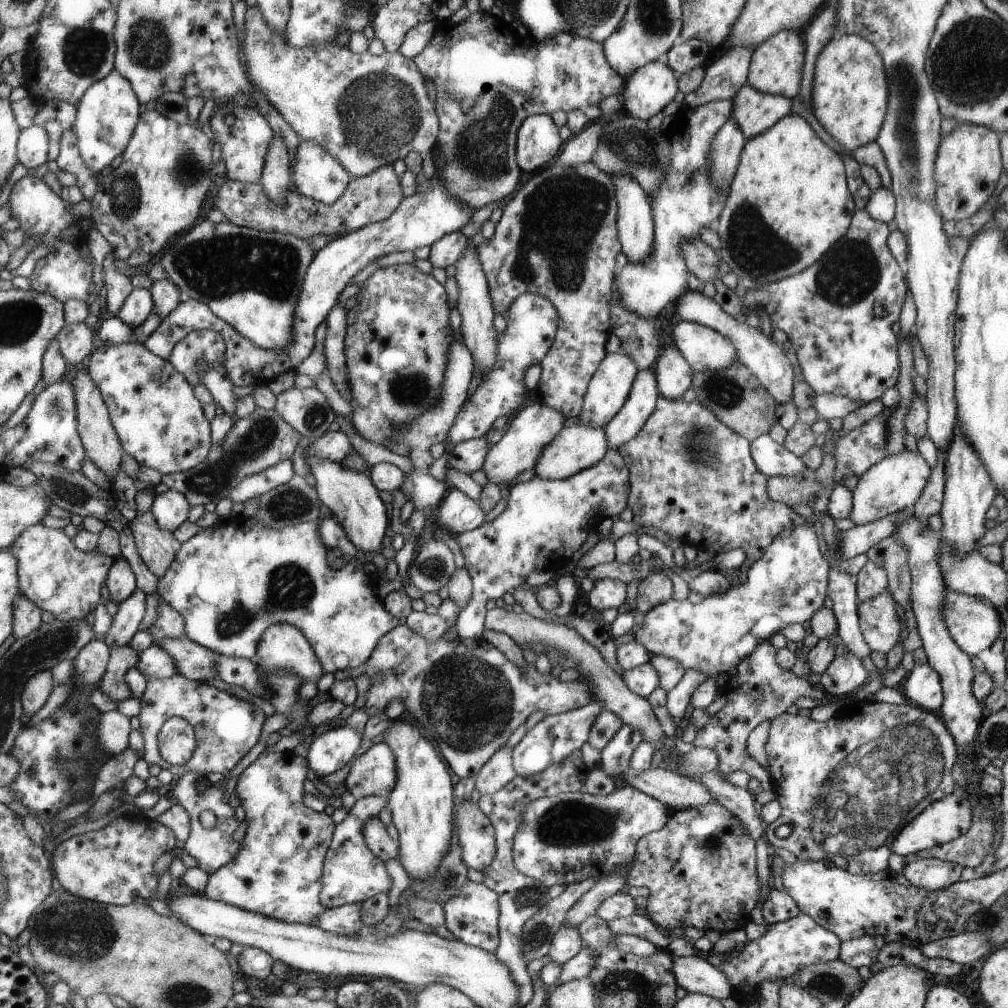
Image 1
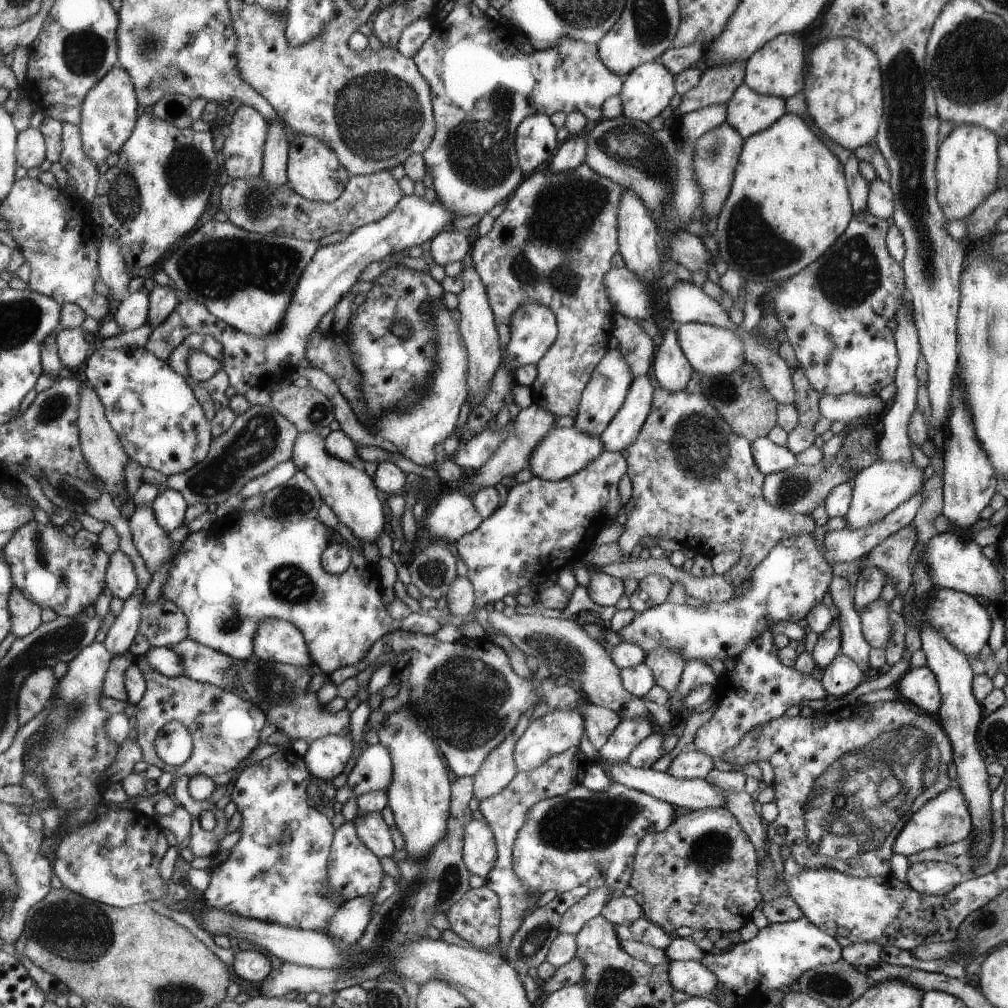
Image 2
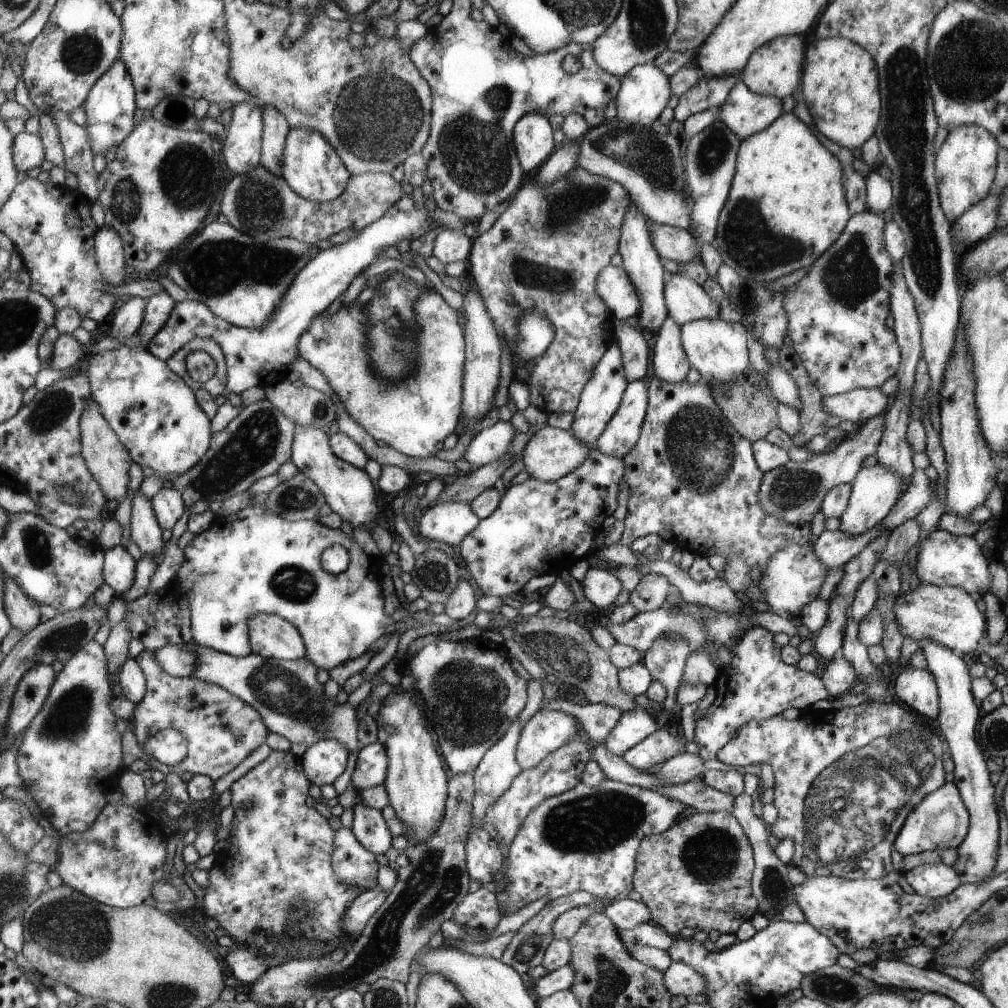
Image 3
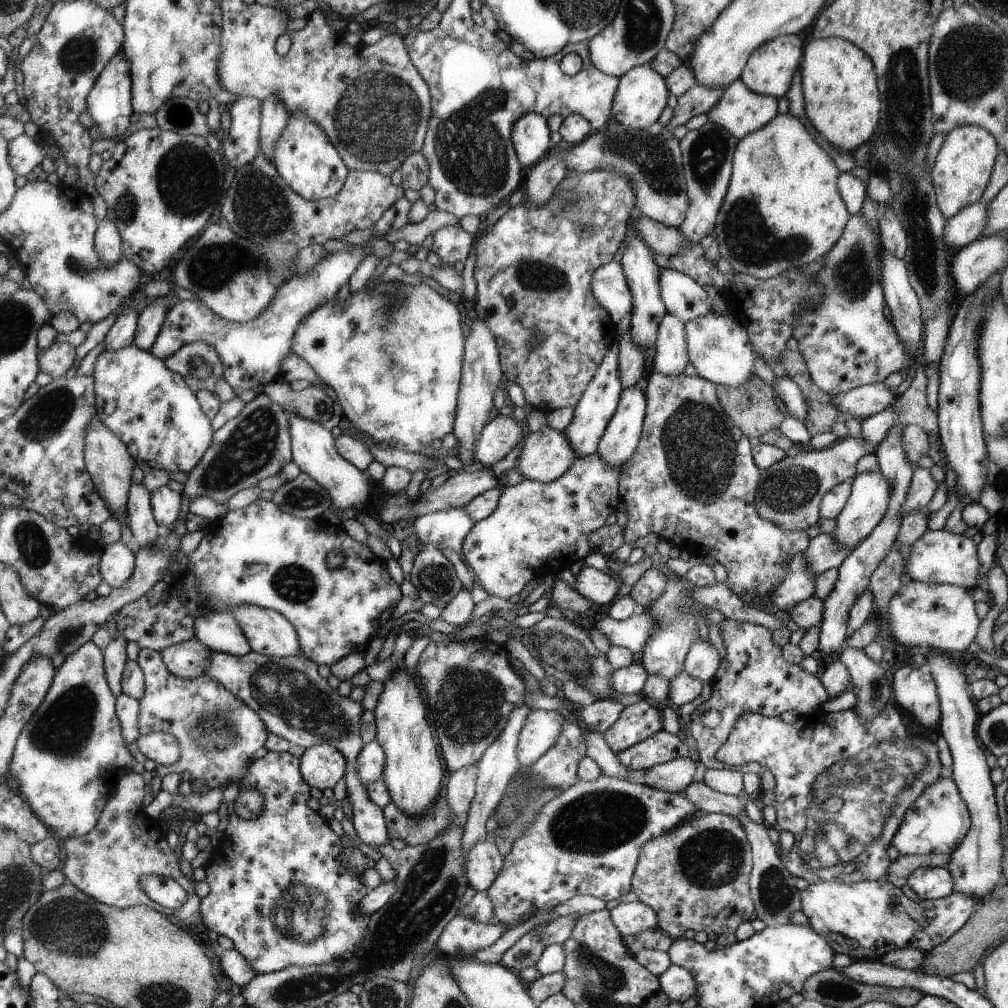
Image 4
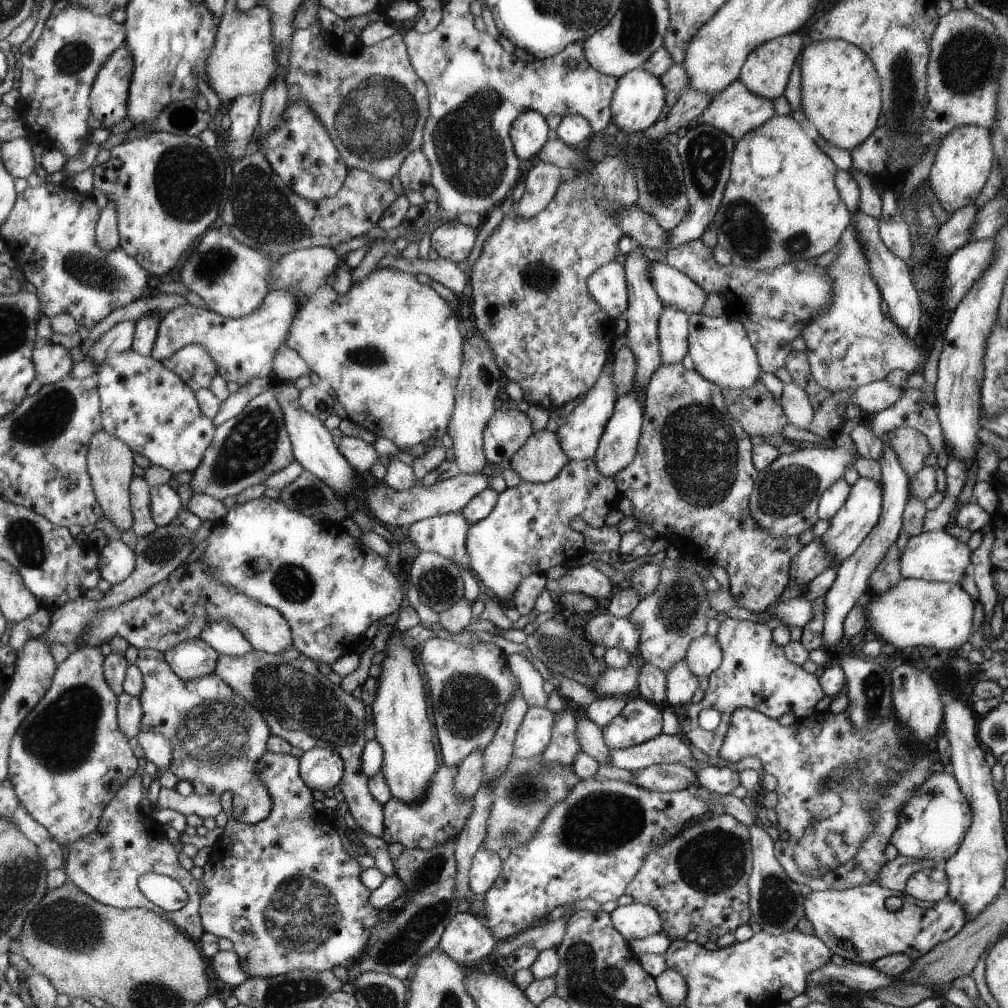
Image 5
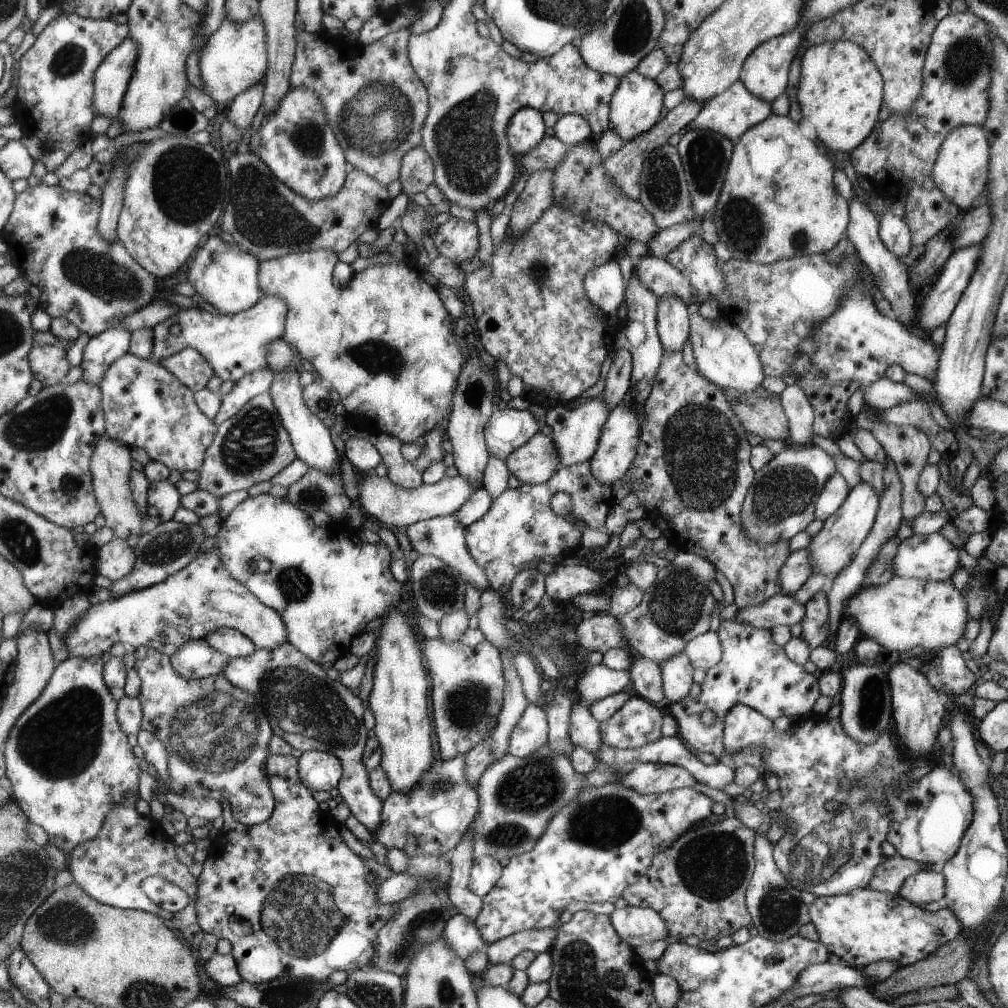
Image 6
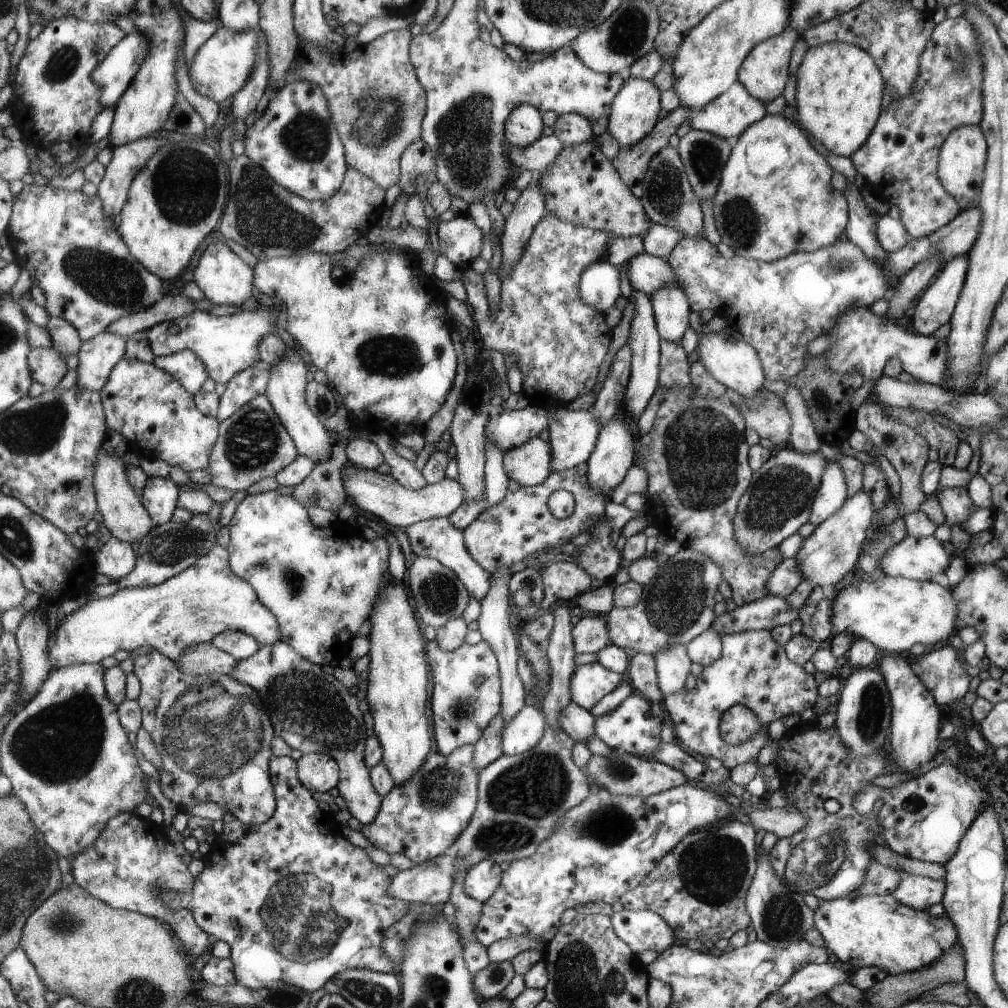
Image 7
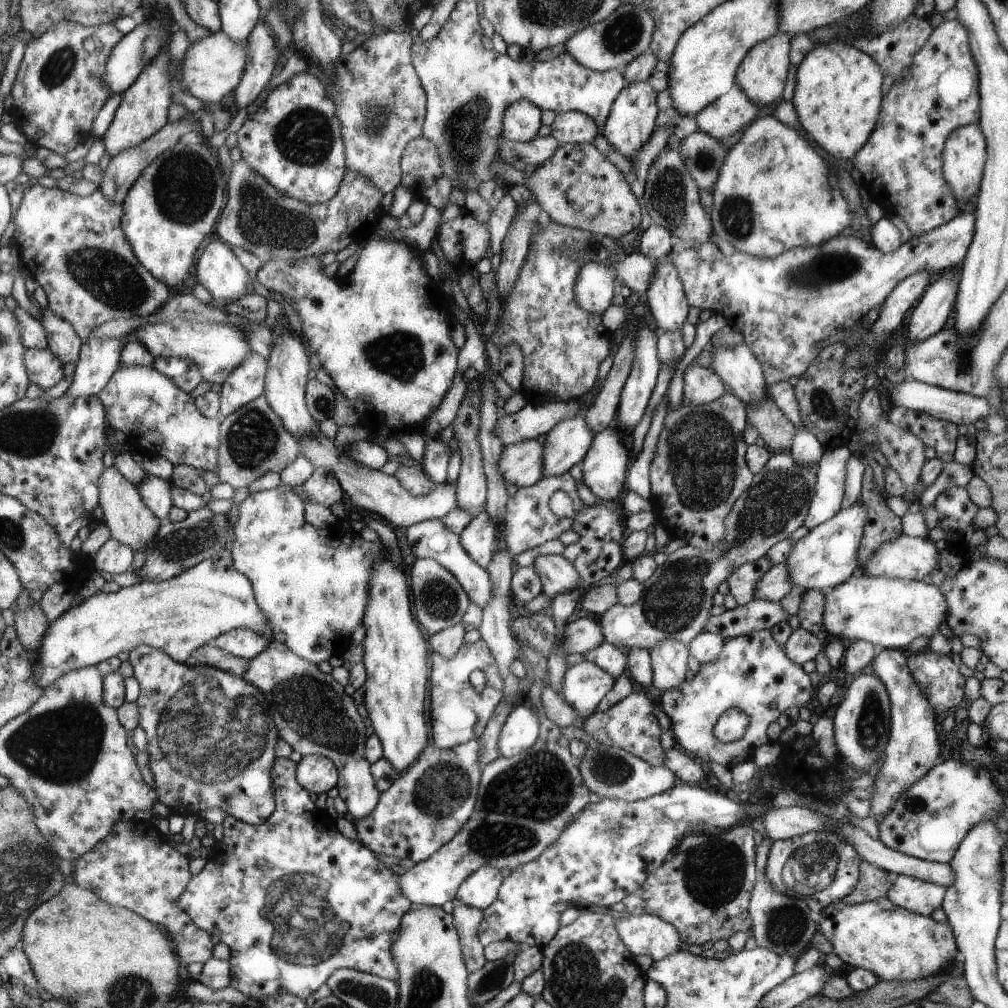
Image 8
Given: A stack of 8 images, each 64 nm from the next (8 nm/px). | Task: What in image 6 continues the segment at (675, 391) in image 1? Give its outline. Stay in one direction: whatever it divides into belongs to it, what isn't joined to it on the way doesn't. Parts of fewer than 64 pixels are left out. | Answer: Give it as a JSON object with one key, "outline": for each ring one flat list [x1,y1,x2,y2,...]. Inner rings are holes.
{"outline":[[659,296,659,337,666,352,682,351,689,339,692,308,674,296]]}

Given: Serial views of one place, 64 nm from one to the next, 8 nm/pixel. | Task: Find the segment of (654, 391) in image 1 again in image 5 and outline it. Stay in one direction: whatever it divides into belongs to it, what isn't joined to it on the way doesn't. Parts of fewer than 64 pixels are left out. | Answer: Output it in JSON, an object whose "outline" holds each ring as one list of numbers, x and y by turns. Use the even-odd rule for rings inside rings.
{"outline":[[627,392,624,396,617,398,617,404,614,414,610,416,608,424,606,424,604,432,599,440,599,445,594,456,596,466,600,470,602,476,610,476,614,478,626,466,630,466,635,460,636,451,639,446,639,438,643,432,644,405,641,394]]}

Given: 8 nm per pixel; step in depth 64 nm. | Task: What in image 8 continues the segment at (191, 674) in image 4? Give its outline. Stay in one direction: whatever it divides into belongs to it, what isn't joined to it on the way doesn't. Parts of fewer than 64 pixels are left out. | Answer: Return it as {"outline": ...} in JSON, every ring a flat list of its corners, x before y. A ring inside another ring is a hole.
{"outline":[[206,644,194,650,185,663,192,668,194,666,212,666,212,668,220,668,224,672,242,676,248,670,248,661,246,658,224,652,212,644]]}

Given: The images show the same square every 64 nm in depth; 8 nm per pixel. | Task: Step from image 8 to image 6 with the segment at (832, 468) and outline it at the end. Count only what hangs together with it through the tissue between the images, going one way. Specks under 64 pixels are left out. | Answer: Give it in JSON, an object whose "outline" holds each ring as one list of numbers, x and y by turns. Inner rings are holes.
{"outline":[[834,472,828,482,824,484,823,492,819,494,818,501,814,508,815,520,824,522,830,518,848,496,851,488,848,486,846,479,840,472]]}

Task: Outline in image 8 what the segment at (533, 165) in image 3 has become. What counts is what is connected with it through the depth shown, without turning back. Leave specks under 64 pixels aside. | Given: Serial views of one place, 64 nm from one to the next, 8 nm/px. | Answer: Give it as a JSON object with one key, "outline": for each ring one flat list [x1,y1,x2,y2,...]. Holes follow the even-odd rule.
{"outline":[[520,100,508,106,503,117,502,137,512,142,528,142,543,125,543,111,535,103]]}

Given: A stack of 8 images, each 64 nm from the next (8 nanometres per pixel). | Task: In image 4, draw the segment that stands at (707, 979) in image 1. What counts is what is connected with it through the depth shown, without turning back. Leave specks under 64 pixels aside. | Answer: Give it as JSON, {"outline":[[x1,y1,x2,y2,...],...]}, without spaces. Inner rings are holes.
{"outline":[[671,964,660,976,660,988,673,1001,690,1004,692,994,696,990,696,982,690,972]]}

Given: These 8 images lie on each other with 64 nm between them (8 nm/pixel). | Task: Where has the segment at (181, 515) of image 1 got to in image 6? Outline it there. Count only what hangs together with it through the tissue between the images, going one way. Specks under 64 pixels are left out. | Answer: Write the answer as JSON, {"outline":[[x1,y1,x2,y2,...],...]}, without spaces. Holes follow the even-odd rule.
{"outline":[[170,480,150,481,146,498,148,522,145,529,149,531,159,524,171,521,180,507,180,500,180,492]]}

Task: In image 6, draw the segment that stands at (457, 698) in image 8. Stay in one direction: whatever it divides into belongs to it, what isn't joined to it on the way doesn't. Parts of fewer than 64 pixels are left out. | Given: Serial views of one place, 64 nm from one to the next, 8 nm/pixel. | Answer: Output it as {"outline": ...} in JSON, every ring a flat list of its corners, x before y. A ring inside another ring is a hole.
{"outline":[[440,637,424,641,424,662,428,664,428,674,432,682,432,718,435,718,437,746,440,749,442,760,452,760,456,754,469,752,480,742,490,737,503,710,504,678,503,659,500,650,488,640,476,646,464,645,462,642,448,644]]}

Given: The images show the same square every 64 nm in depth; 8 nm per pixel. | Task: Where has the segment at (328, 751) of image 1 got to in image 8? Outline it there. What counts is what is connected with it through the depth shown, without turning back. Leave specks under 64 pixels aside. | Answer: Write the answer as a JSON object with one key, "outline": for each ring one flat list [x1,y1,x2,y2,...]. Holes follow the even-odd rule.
{"outline":[[308,754,302,757,297,766,300,786,308,792,320,795,338,785,339,769,332,759]]}

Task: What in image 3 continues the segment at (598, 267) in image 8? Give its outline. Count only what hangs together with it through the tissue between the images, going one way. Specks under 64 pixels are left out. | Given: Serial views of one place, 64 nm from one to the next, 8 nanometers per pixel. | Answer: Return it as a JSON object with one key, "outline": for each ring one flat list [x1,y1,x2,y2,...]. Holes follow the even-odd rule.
{"outline":[[606,266,596,278,596,292,604,304,614,312,617,321,640,314,640,298,636,286,628,278,627,270,620,266]]}

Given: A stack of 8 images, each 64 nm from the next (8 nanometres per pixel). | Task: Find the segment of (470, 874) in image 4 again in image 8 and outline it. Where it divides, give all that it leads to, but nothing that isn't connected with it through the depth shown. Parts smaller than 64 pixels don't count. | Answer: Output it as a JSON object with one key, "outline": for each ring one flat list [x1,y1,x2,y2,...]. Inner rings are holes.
{"outline":[[482,866,480,870,476,870,460,884,455,898,462,900,464,904,468,904,472,908,486,910,499,896,499,888,503,884,503,880,502,872,498,868]]}

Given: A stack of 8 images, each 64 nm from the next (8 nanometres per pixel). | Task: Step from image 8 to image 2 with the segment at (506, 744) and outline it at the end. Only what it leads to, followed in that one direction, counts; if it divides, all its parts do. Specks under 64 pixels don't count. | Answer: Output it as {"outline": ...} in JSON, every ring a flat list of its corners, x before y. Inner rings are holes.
{"outline":[[551,710,528,725,522,736,516,741,514,760,519,772,536,770,542,766,546,759,554,754,564,752,566,748,579,746,580,739,584,736,584,716,580,710]]}

